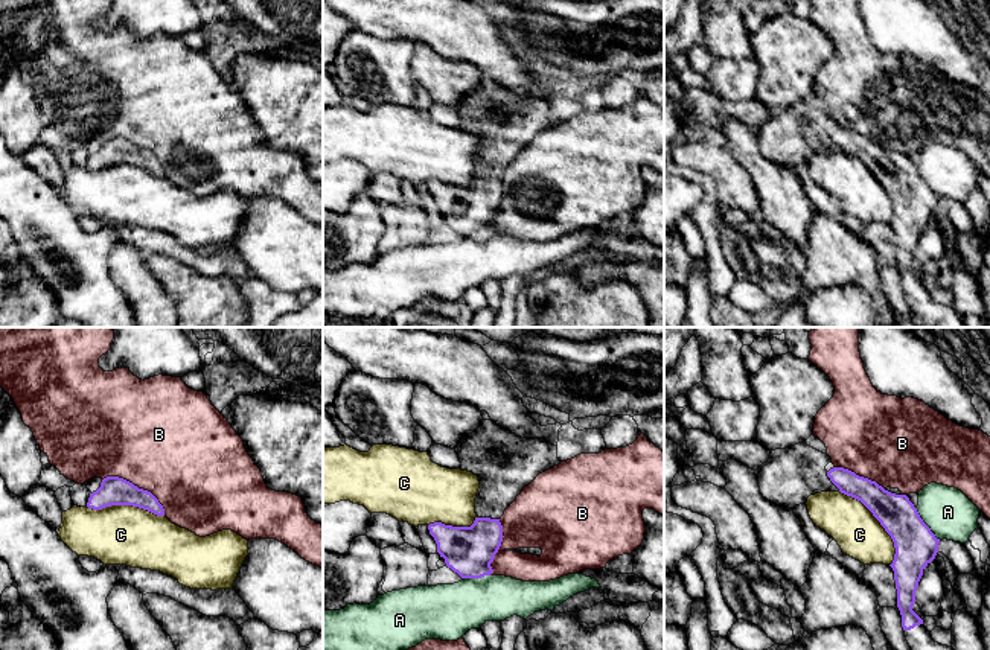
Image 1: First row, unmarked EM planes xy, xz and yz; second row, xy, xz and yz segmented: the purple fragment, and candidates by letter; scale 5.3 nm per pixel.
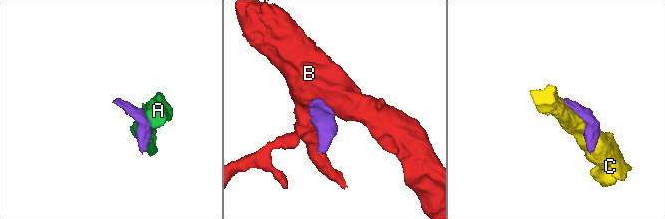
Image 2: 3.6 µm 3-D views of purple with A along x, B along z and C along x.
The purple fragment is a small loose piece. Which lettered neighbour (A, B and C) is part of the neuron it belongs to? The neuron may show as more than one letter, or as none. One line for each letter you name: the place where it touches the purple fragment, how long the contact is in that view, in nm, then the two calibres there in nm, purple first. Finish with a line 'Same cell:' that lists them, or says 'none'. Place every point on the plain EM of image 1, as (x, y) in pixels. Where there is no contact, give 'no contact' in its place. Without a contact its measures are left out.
Same cell: none

